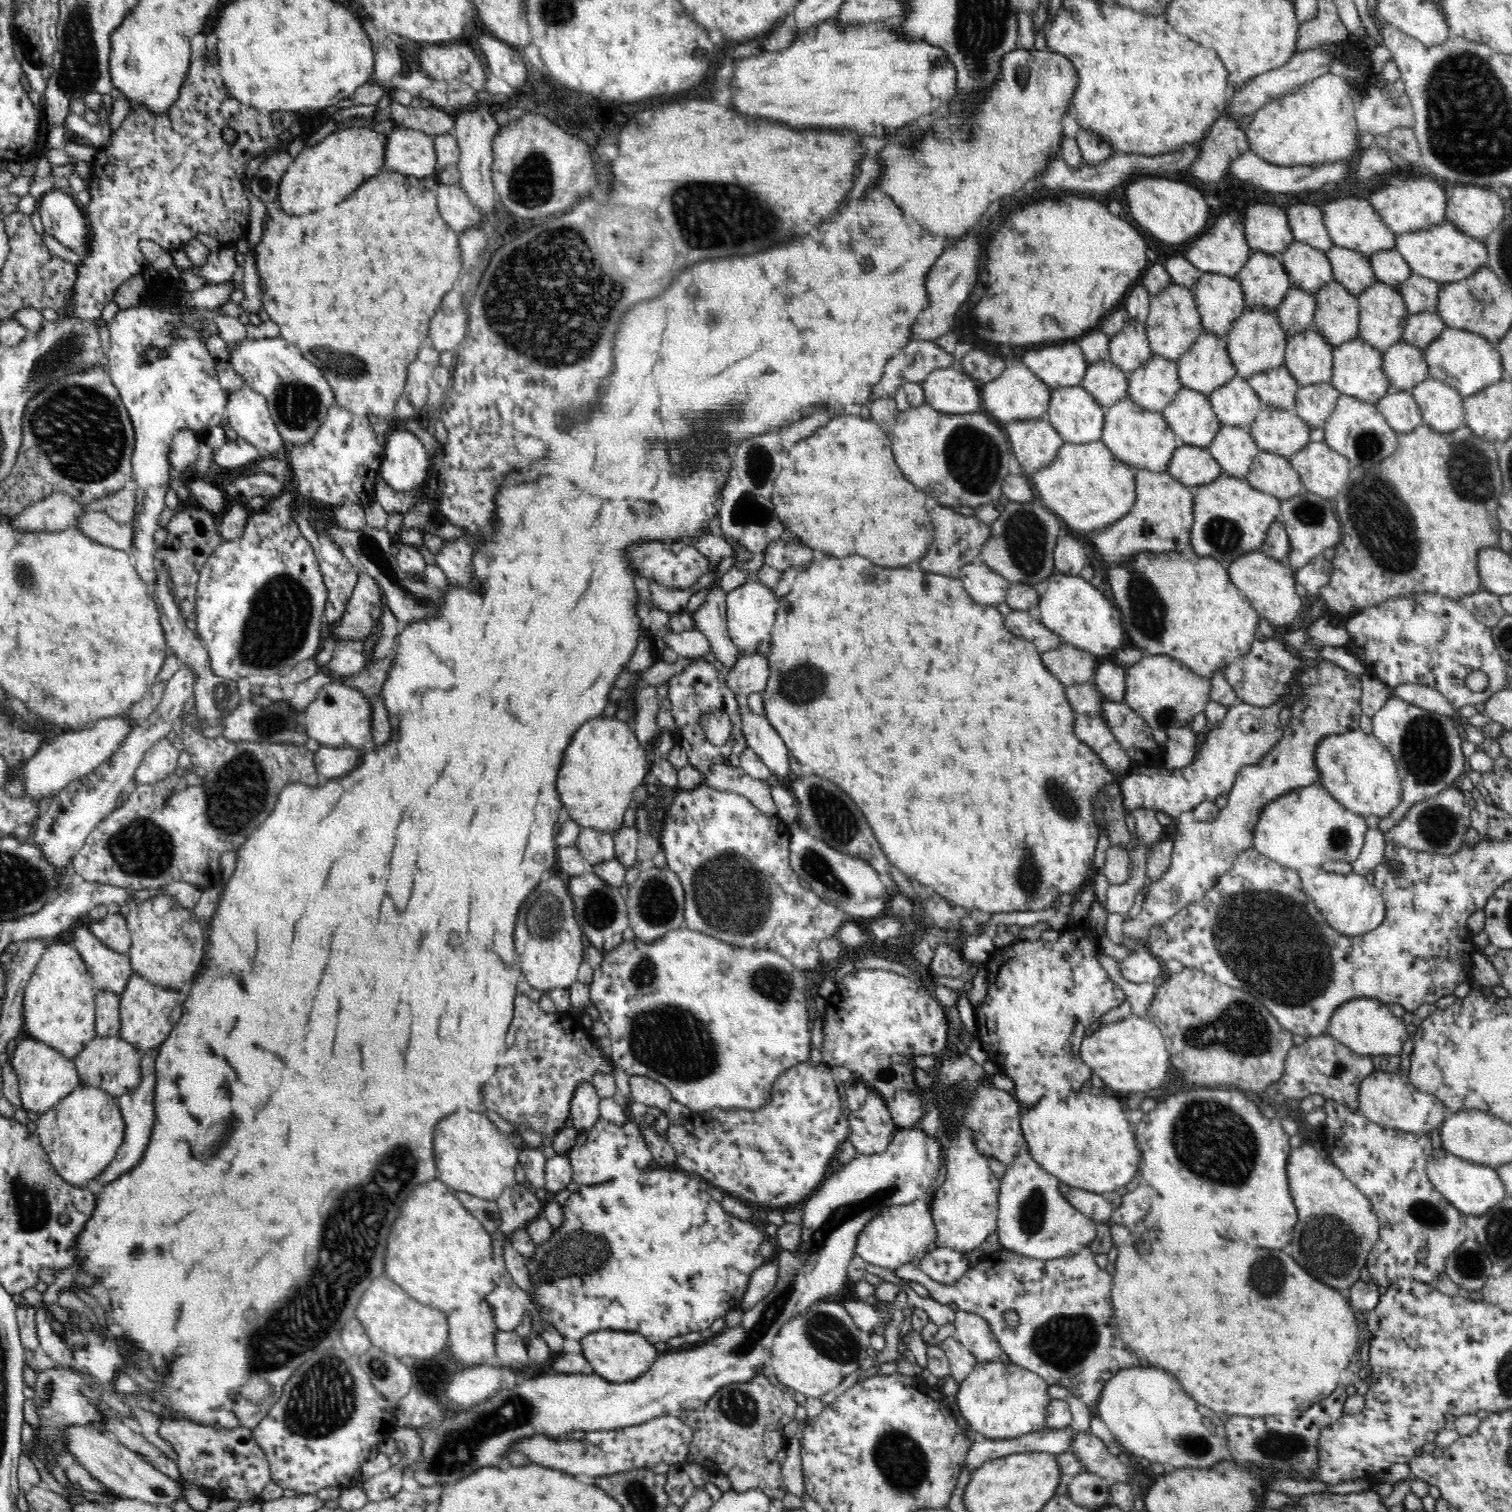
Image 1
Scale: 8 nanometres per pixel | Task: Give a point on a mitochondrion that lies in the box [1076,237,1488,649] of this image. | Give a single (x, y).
(1406, 558)

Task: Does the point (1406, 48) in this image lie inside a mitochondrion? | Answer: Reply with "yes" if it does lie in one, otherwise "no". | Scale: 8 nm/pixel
no

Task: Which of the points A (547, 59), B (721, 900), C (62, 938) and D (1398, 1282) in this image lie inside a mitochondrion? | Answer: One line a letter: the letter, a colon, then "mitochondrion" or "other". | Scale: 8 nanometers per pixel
A: other
B: mitochondrion
C: other
D: other

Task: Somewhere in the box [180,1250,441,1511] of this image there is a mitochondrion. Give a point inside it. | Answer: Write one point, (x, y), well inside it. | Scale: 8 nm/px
(323, 1402)

